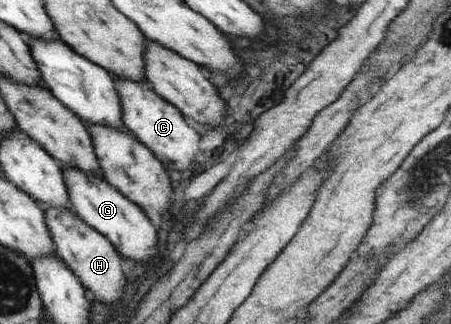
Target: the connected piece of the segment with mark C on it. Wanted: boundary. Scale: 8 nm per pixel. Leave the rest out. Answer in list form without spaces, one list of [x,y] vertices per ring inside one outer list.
[[[115,77],[116,90],[120,97],[123,123],[143,145],[146,145],[157,158],[167,158],[173,162],[190,164],[199,155],[201,136],[187,124],[182,113],[167,100],[161,99],[148,81],[136,82]]]

